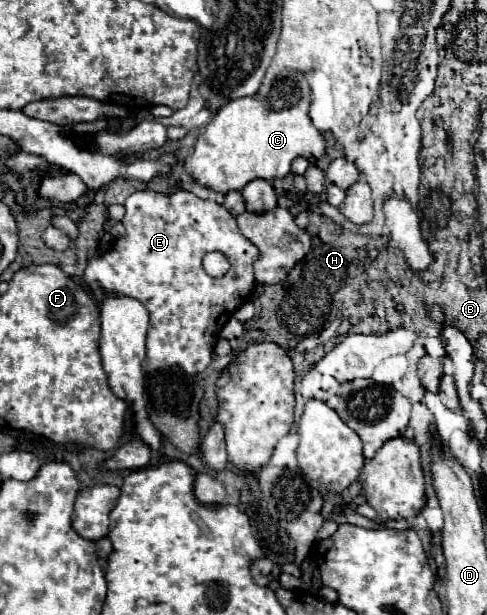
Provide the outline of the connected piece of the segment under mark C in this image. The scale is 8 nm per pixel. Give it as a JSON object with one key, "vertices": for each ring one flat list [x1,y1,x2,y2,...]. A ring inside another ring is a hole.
{"vertices":[[287,68,275,80,265,80,257,94,225,104,207,124,203,136,195,142,193,156,185,162,185,170,197,180,197,184,225,194,229,190,241,190,257,178,285,178,287,174,291,174,291,162,299,156,307,160,323,158,327,154,327,138,319,128,313,126,309,118,311,88,307,84,307,74,309,72,291,72,291,68]]}

